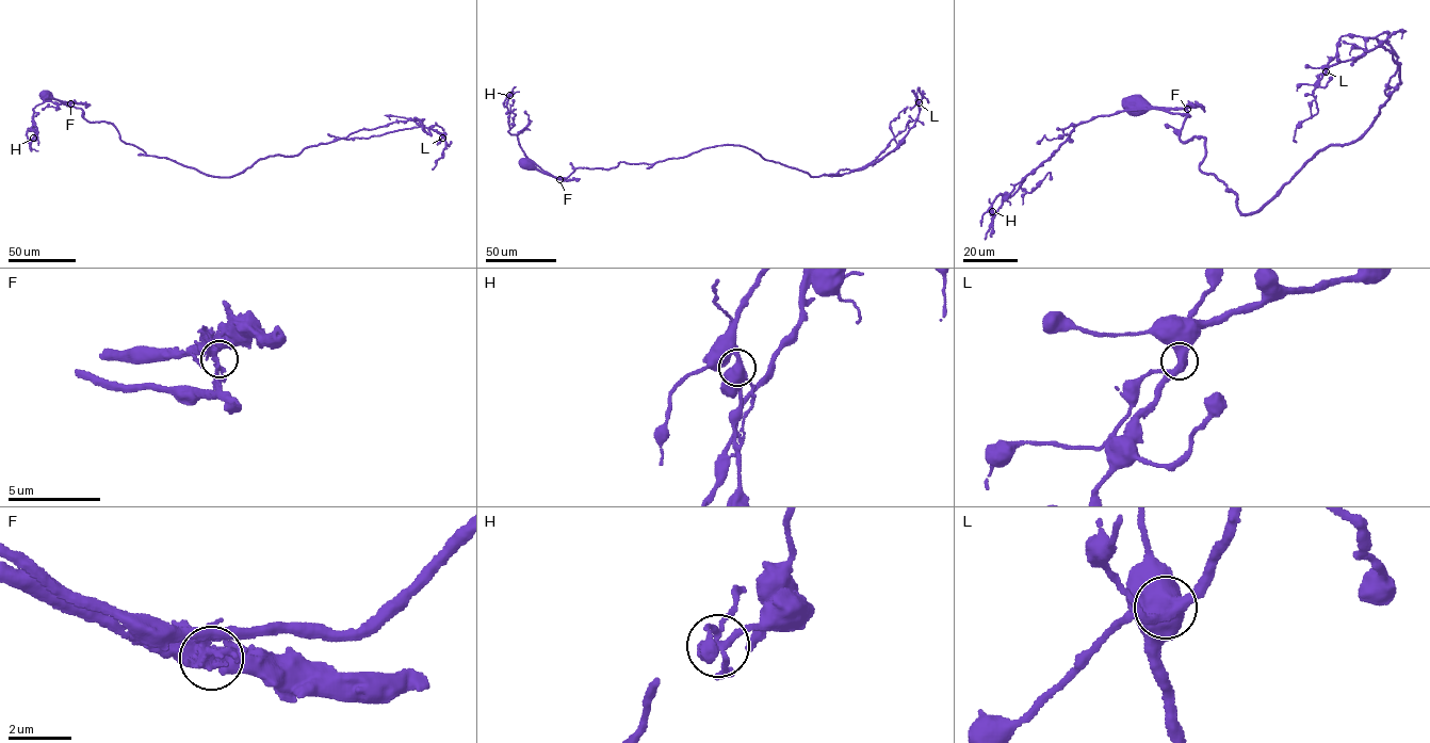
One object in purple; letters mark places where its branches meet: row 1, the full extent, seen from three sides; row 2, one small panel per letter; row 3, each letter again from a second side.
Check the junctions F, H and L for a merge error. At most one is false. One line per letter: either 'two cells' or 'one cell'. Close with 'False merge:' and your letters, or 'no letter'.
F: one cell
H: one cell
L: one cell
False merge: no letter

